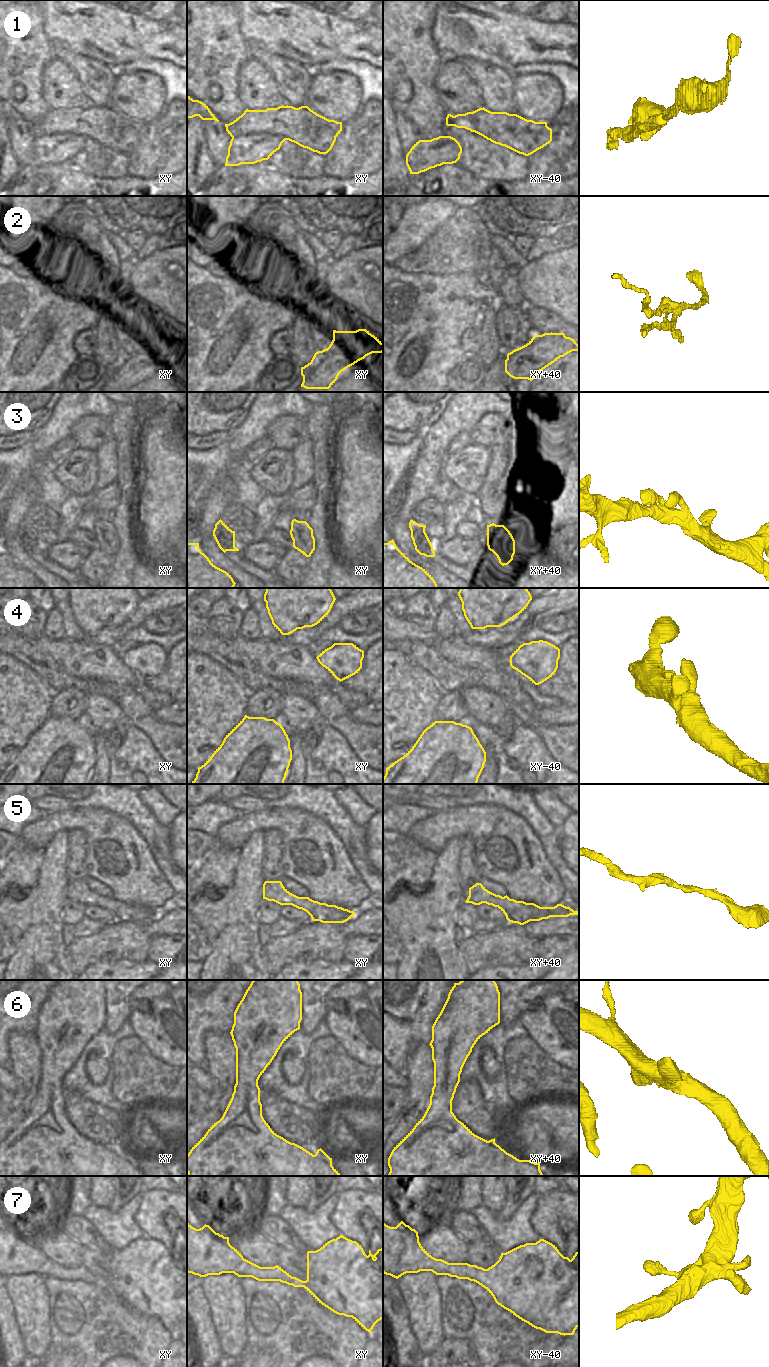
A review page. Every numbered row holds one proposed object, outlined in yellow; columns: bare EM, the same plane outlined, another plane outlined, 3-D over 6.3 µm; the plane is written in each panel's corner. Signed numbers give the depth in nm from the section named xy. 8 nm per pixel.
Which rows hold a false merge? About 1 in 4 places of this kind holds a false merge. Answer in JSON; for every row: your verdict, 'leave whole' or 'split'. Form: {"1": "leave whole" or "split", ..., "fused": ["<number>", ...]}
{"1": "split", "2": "split", "3": "leave whole", "4": "leave whole", "5": "leave whole", "6": "leave whole", "7": "leave whole", "fused": ["1", "2"]}

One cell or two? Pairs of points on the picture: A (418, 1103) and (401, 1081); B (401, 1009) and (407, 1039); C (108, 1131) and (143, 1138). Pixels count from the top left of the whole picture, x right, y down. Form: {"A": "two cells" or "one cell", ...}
{"A": "two cells", "B": "one cell", "C": "two cells"}

